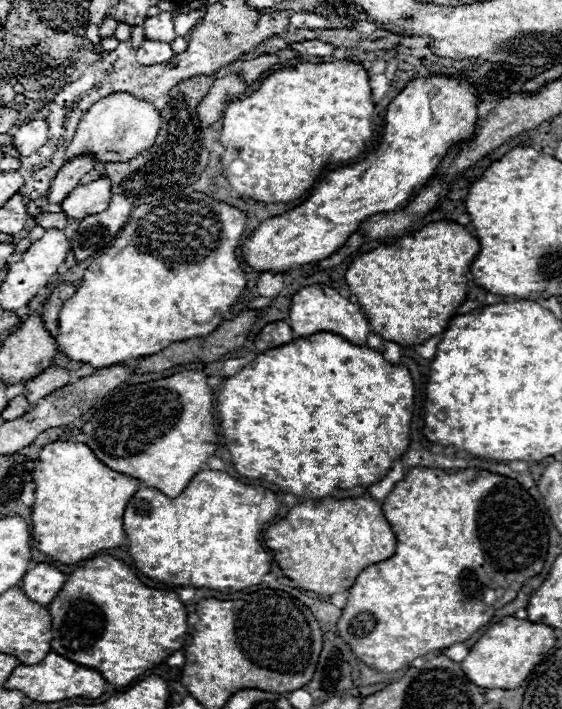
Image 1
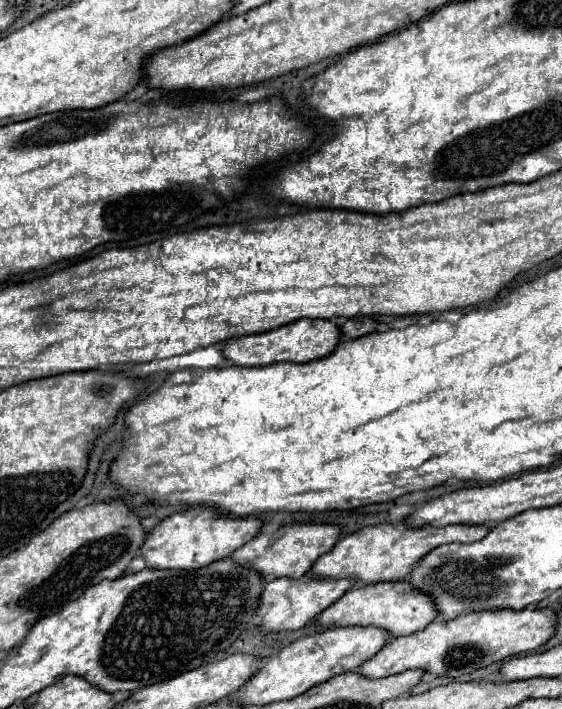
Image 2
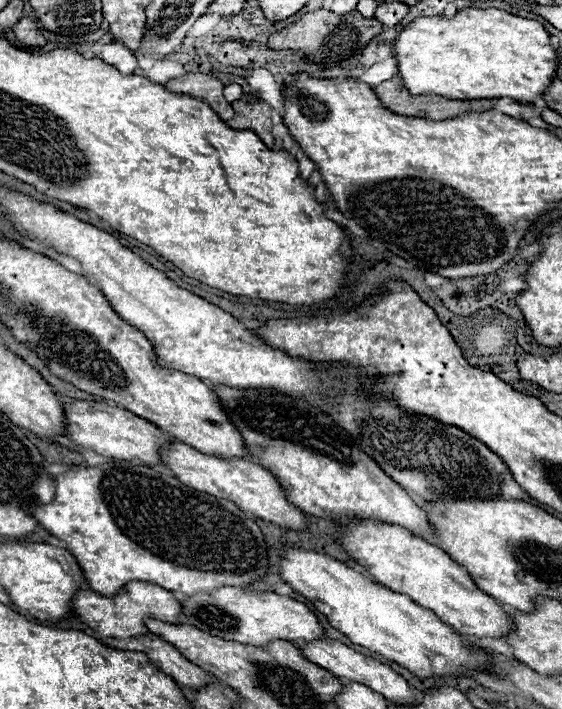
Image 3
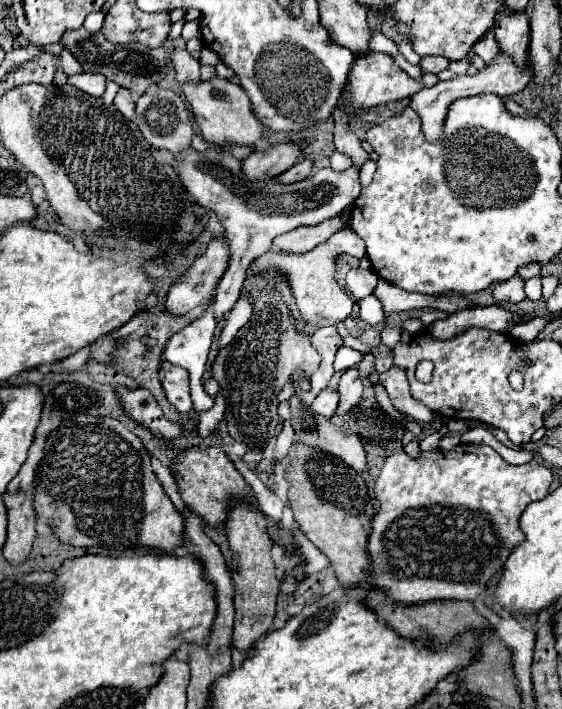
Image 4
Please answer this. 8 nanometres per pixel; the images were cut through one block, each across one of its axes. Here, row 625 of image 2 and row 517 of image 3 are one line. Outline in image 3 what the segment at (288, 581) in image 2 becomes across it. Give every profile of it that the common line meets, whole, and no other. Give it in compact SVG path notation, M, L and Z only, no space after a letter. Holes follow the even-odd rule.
M182 442L168 444L162 450L162 460L176 474L178 480L182 480L184 484L190 484L192 488L196 488L200 492L208 492L222 500L232 500L244 512L250 512L250 514L254 514L266 522L278 524L282 528L308 530L306 514L298 506L288 502L288 496L286 496L286 490L282 488L282 484L276 480L276 476L272 476L260 464L254 464L250 460L222 460L218 456L202 454Z

